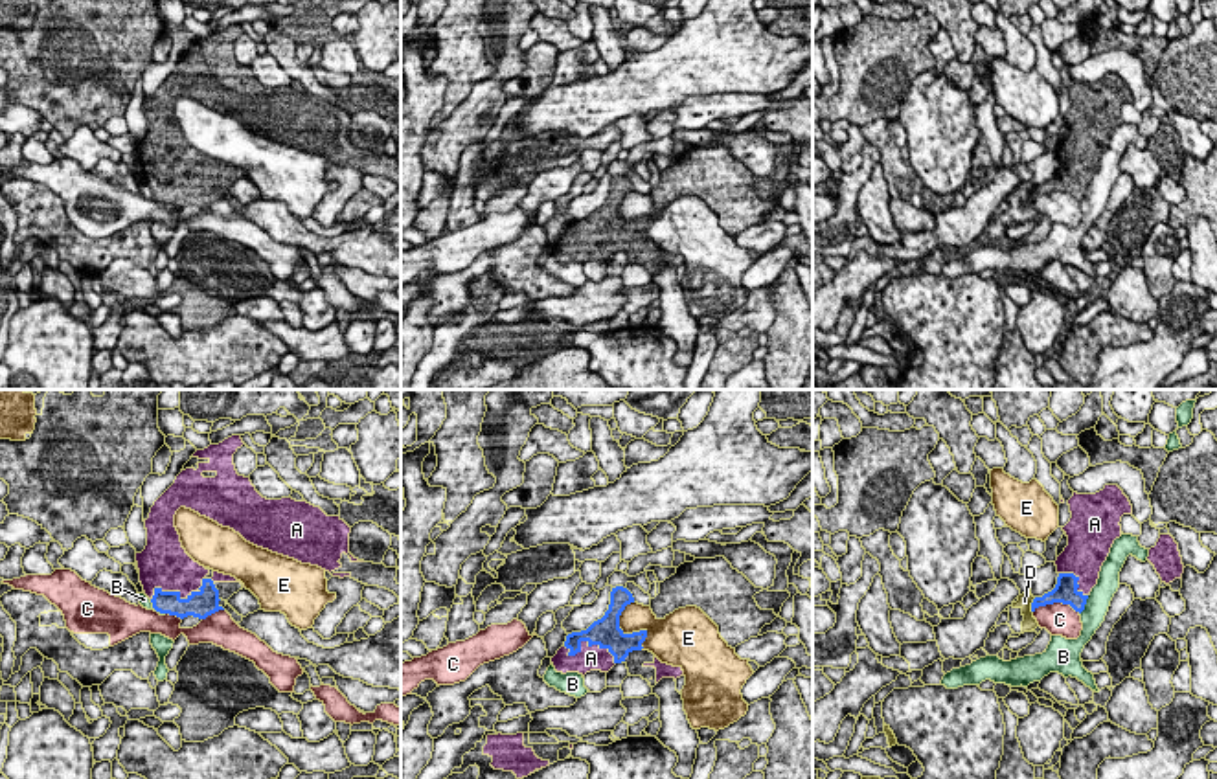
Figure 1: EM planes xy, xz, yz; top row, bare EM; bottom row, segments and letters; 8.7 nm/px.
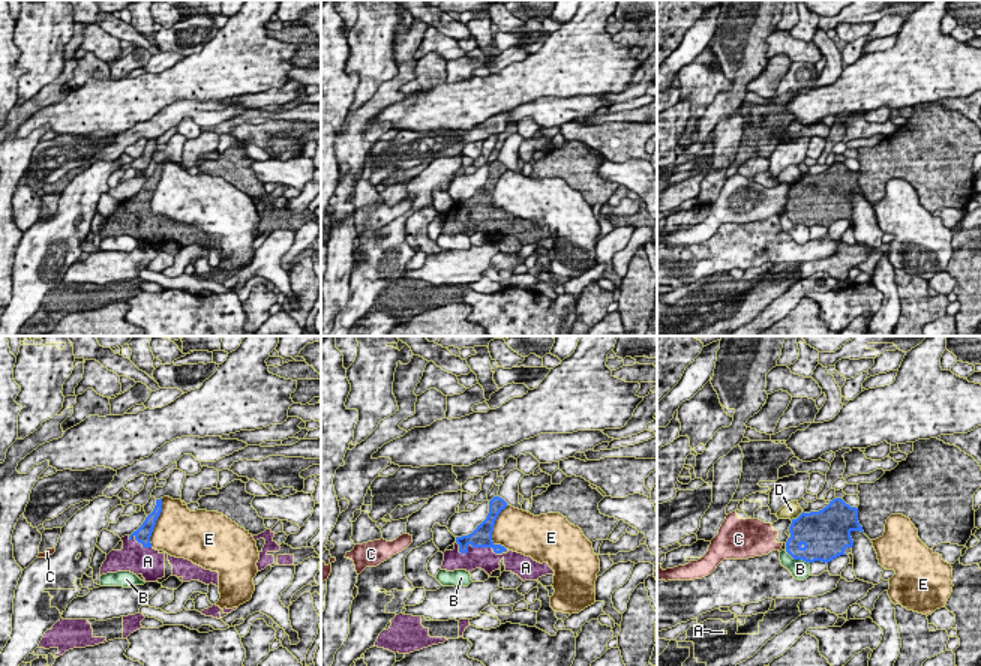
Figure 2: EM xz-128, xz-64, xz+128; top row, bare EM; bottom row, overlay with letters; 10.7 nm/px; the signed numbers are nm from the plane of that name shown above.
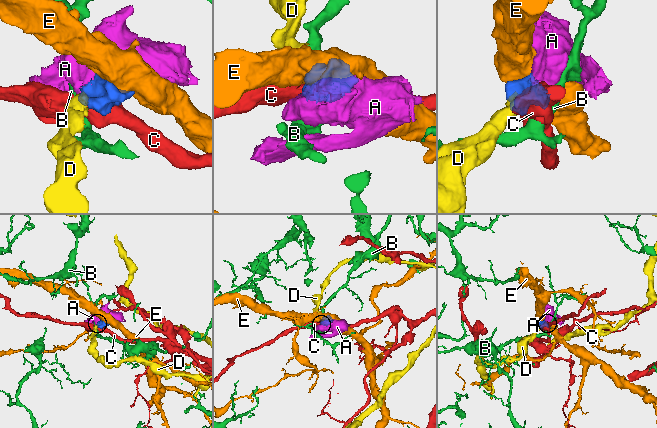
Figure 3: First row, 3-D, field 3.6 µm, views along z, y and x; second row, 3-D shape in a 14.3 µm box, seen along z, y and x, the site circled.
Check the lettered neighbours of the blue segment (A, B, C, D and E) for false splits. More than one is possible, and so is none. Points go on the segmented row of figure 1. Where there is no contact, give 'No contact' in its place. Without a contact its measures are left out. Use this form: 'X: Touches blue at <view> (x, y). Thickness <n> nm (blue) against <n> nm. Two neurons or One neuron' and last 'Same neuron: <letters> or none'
A: Touches blue at xy (177, 592). Thickness 240 nm (blue) against 400 nm. One neuron
B: Touches blue at yz (1085, 603). Thickness 200 nm (blue) against 200 nm. Two neurons
C: Touches blue at yz (1057, 601). Thickness 200 nm (blue) against 280 nm. Two neurons
D: Touches blue at yz (1032, 605). Thickness 140 nm (blue) against 130 nm. Two neurons
E: Touches blue at xz (627, 634). Thickness 260 nm (blue) against 240 nm. Two neurons
Same neuron: A

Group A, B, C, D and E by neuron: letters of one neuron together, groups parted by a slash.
A / B / C / D / E

